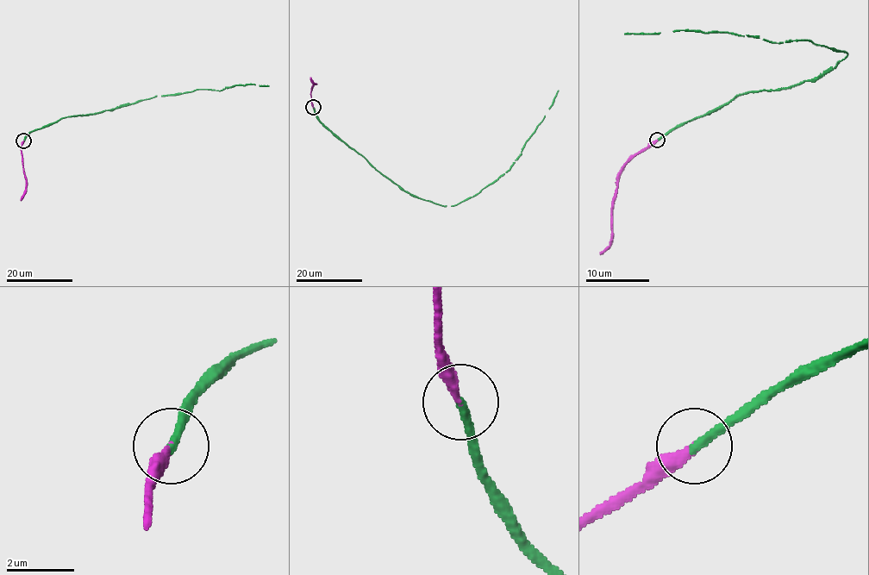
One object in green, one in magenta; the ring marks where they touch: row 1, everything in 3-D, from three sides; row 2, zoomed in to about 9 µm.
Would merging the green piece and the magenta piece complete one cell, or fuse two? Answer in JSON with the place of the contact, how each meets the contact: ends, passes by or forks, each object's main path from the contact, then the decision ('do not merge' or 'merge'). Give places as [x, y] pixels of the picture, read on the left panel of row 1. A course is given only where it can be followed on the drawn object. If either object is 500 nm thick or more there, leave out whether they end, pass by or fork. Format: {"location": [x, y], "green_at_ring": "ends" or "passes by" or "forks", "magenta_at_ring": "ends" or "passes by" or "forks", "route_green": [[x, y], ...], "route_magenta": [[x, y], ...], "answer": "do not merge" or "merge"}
{"location": [23, 140], "green_at_ring": "ends", "magenta_at_ring": "ends", "route_green": [[23, 140], [31, 132], [61, 118], [93, 114], [156, 95], [196, 90], [220, 90], [253, 84], [268, 86]], "route_magenta": [[23, 140], [21, 150], [26, 192], [20, 200]], "answer": "merge"}

